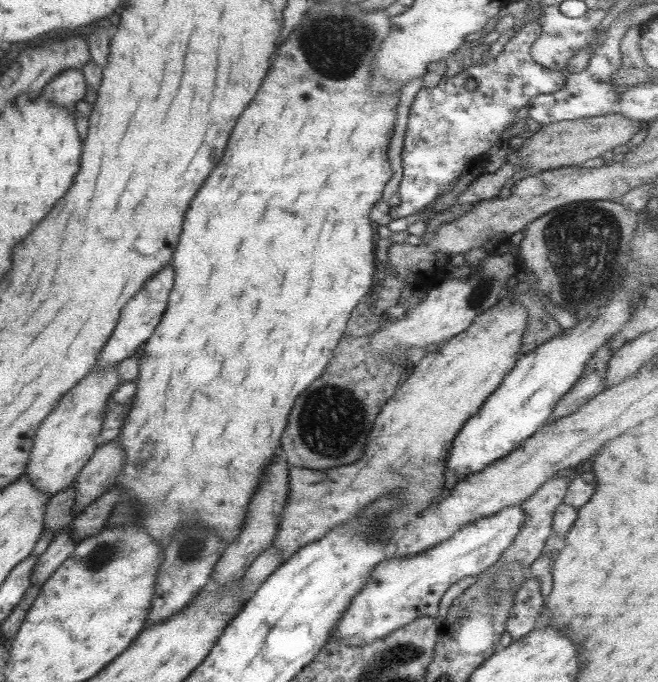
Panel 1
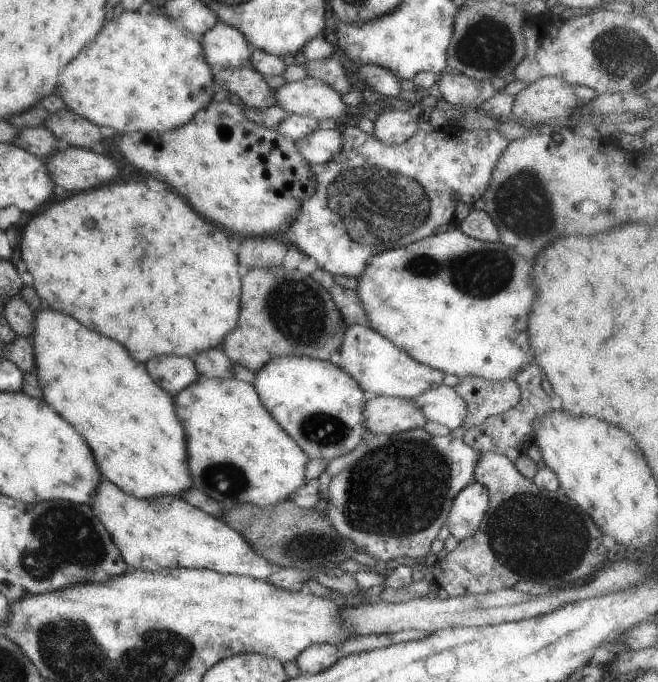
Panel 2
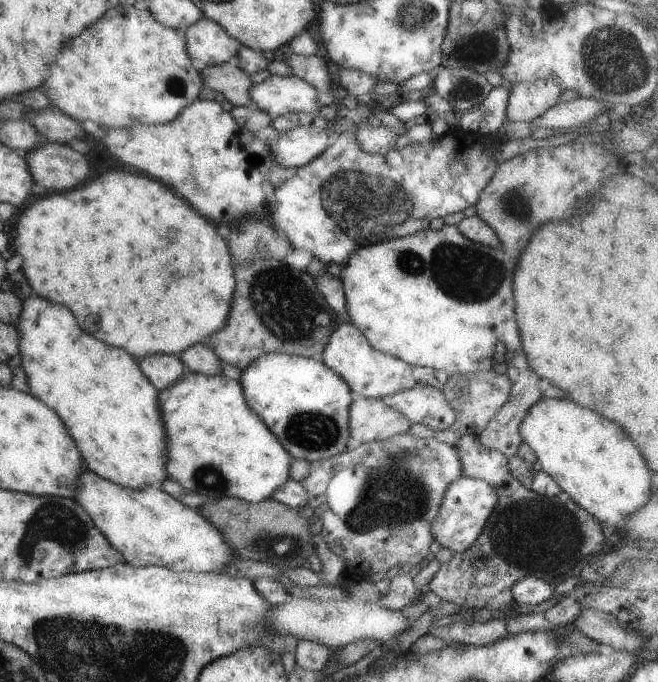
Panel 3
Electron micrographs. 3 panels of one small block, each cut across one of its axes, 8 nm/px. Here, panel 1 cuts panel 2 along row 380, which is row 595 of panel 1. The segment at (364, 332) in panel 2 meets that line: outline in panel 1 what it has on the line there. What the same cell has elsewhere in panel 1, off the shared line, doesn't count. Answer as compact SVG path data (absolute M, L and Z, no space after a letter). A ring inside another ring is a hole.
M521 505L505 507L493 513L493 516L483 516L479 520L473 520L473 523L455 531L449 536L449 539L427 548L425 552L418 552L411 556L404 556L404 558L382 560L377 563L377 566L370 572L369 580L361 587L361 591L349 601L349 607L334 624L334 630L330 633L328 640L335 639L344 645L356 647L362 642L369 644L372 640L387 636L387 633L408 624L416 616L431 616L435 620L437 602L439 603L445 590L463 576L476 576L488 566L495 564L502 552L509 544L512 544L513 538L516 538L523 519L524 512L521 511Z

